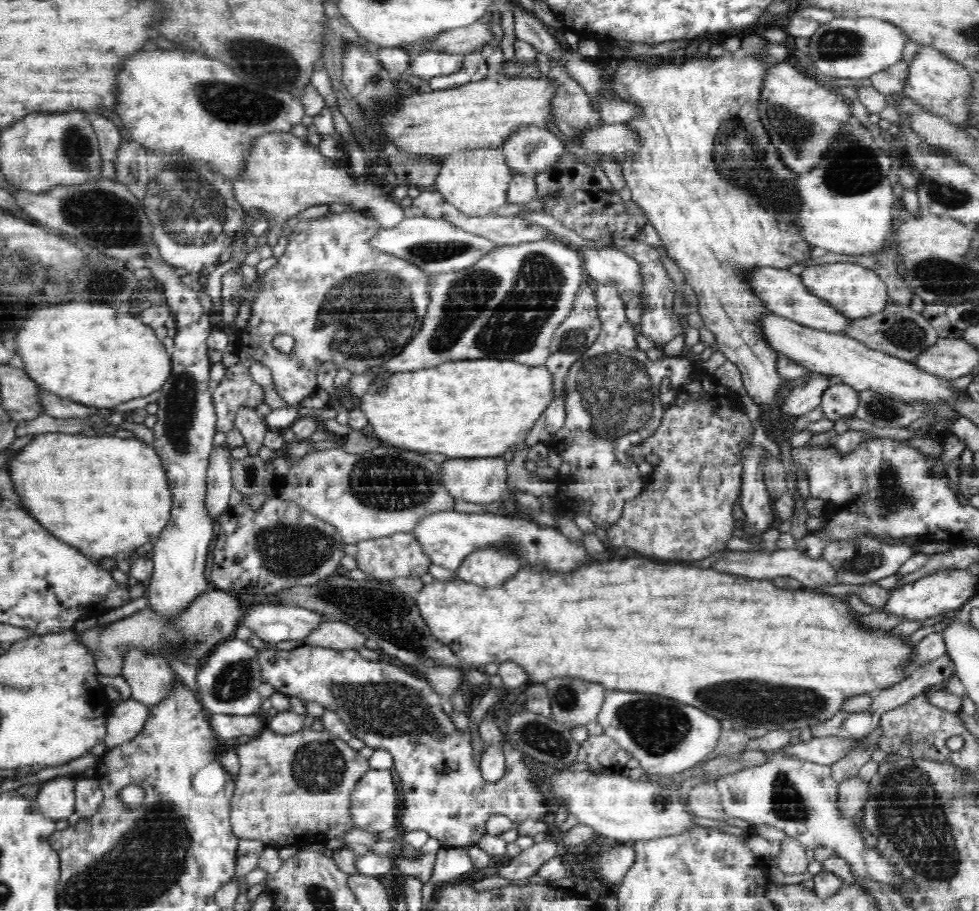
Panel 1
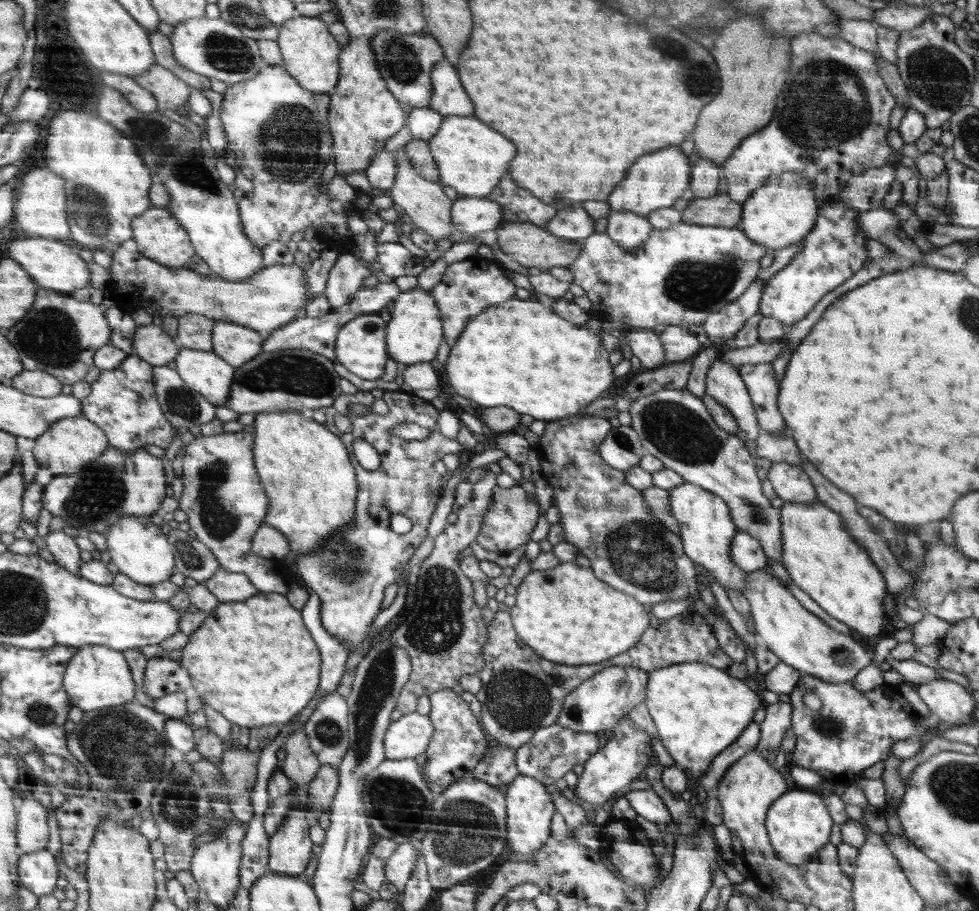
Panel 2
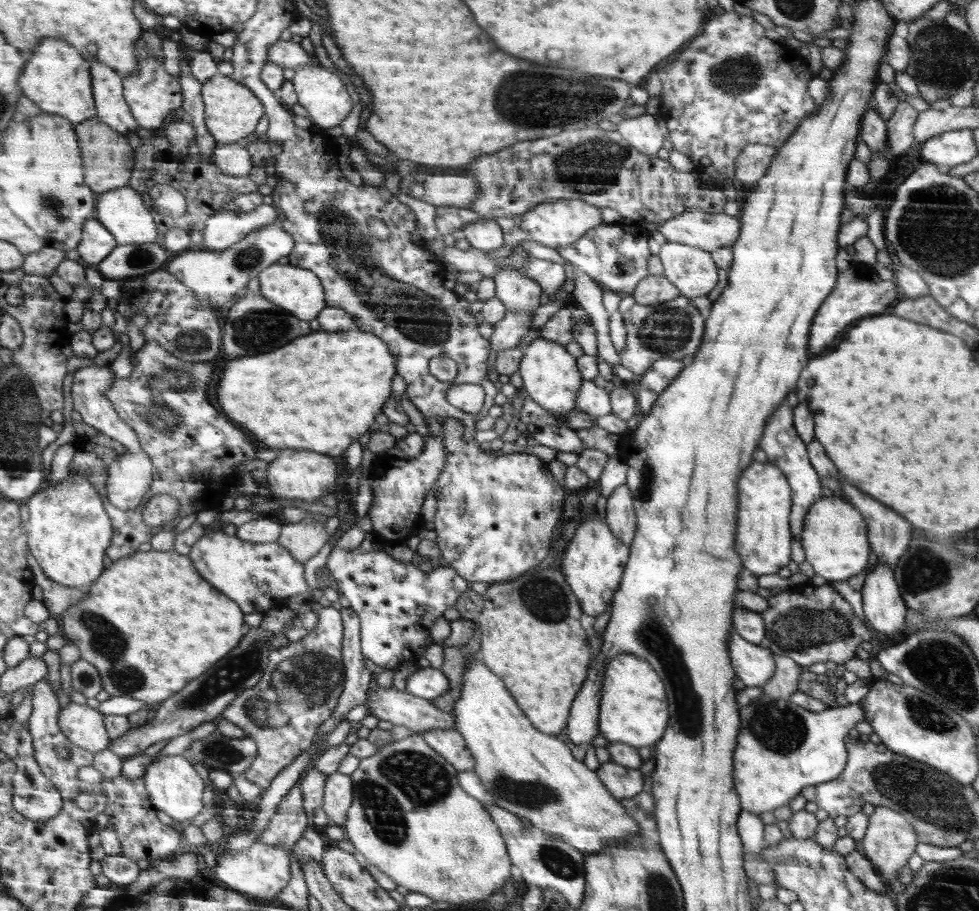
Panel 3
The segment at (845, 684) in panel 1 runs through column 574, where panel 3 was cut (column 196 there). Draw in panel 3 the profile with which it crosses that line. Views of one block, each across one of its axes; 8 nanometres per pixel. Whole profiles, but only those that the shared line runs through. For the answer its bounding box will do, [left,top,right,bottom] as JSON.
[59,548,244,704]

